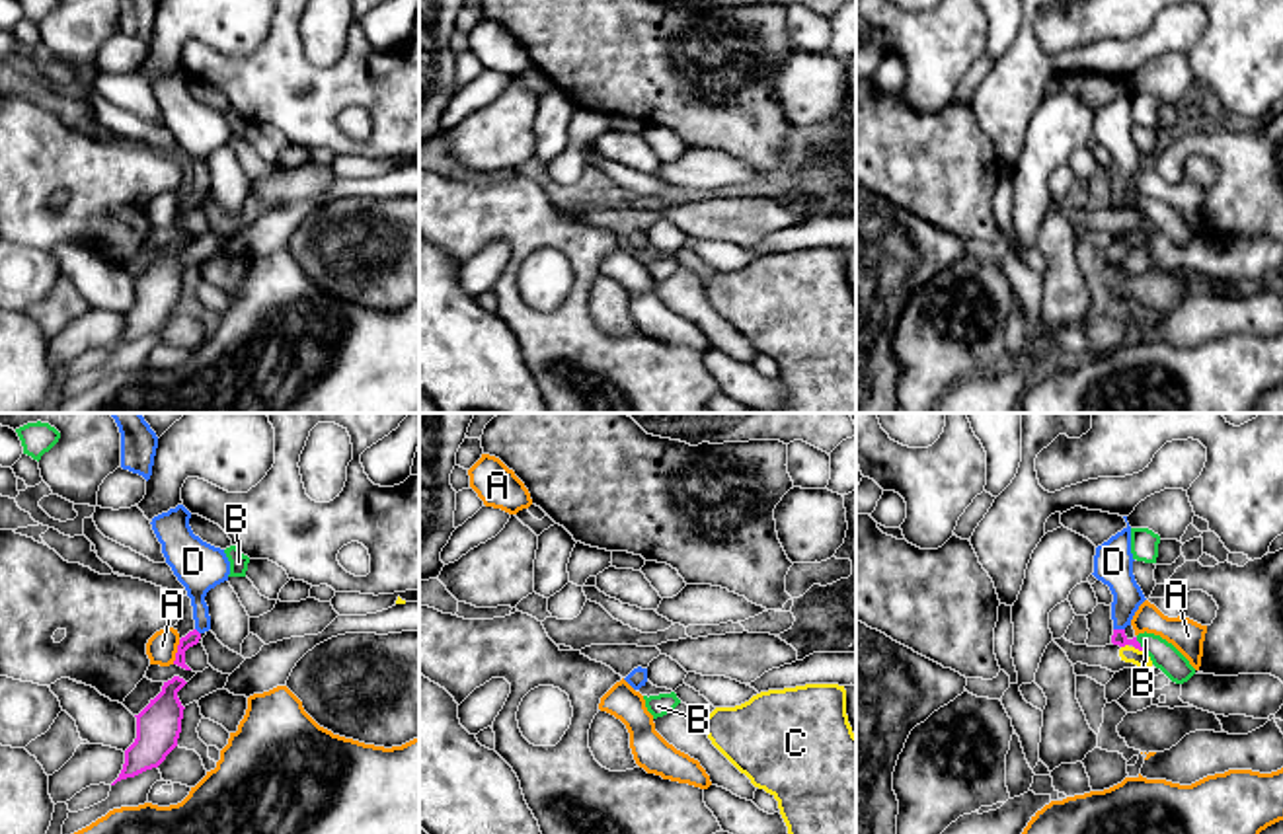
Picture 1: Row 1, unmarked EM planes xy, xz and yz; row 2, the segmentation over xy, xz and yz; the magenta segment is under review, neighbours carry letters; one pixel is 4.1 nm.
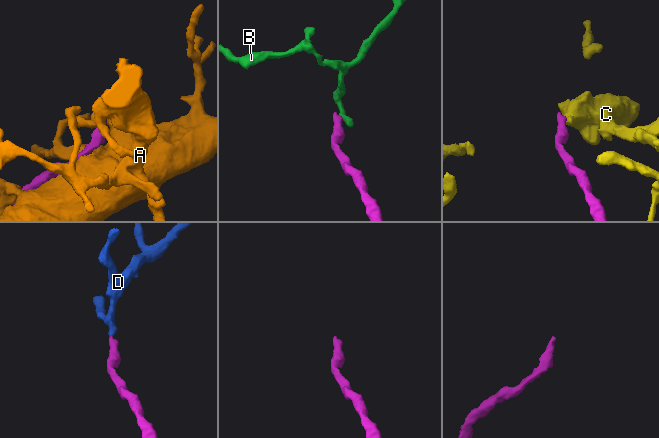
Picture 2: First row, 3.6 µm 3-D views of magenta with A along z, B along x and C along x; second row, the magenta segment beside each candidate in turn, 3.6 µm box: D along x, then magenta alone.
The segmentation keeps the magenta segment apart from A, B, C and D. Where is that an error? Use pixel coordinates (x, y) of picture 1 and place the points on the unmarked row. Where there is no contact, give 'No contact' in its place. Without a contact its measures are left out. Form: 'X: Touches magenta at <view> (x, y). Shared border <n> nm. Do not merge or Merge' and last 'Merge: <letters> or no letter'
A: Touches magenta at xy (178, 215). Shared border 110 nm. Do not merge
B: Touches magenta at yz (1139, 207). Shared border 70 nm. Do not merge
C: Touches magenta at yz (1137, 211). Shared border 50 nm. Do not merge
D: Touches magenta at yz (1120, 193). Shared border 50 nm. Merge
Merge: D

